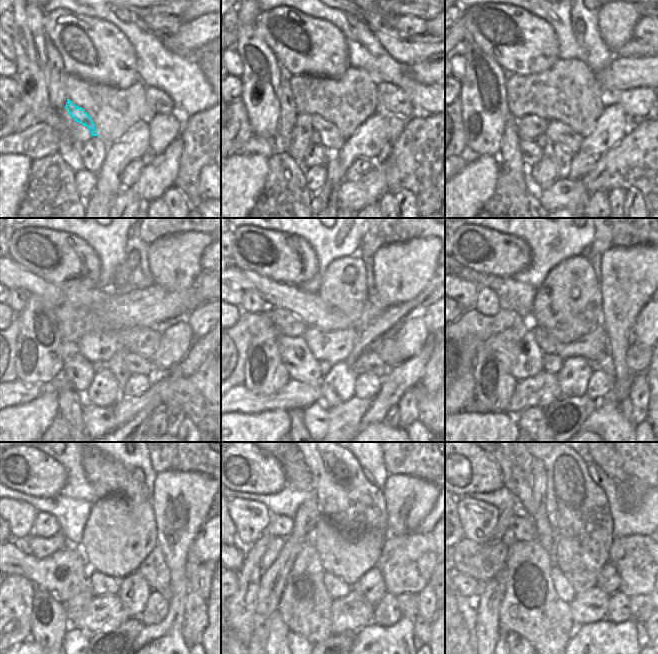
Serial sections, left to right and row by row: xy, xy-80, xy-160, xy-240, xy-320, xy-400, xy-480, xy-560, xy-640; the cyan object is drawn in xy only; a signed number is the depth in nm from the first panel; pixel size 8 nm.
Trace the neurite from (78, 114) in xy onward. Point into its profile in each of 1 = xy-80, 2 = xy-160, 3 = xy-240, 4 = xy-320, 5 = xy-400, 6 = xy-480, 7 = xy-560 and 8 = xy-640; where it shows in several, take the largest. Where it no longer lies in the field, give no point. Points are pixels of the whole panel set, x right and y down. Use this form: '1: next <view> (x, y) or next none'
1: next xy-80 (331, 138)
2: next xy-160 (558, 133)
3: next xy-240 (136, 364)
4: next xy-320 (369, 361)
5: next xy-400 (605, 364)
6: next xy-480 (166, 594)
7: next xy-560 (407, 602)
8: next xy-640 (642, 607)

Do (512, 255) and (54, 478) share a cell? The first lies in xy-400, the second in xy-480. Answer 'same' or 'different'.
same

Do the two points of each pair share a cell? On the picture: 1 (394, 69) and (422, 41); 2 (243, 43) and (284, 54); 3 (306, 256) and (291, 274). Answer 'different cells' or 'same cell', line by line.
1: different cells
2: different cells
3: same cell

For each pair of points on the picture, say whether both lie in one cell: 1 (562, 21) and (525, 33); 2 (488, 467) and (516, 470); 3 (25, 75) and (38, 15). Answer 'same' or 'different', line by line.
1: different
2: different
3: same

